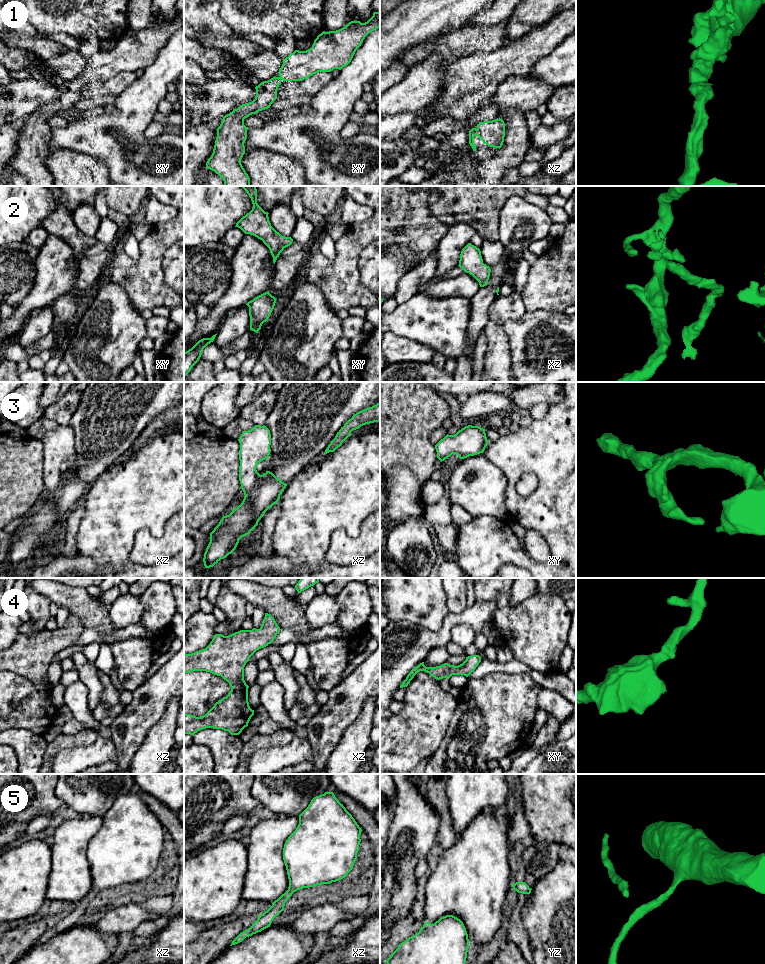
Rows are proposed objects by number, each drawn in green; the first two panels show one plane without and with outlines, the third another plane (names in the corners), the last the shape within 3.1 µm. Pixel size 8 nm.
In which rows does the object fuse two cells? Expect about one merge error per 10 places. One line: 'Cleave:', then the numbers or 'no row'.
Cleave: no row

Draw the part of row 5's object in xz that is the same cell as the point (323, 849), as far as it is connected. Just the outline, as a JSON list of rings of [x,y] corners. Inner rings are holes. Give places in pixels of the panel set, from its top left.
[[[333,792],[314,797],[299,815],[296,830],[283,848],[289,879],[288,890],[250,928],[241,932],[230,946],[270,927],[294,892],[330,884],[353,869],[361,842],[361,828]]]

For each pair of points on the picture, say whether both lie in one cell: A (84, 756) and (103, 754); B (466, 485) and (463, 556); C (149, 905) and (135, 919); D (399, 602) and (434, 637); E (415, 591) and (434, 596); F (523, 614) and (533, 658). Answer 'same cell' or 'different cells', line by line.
A: same cell
B: different cells
C: different cells
D: different cells
E: same cell
F: same cell

